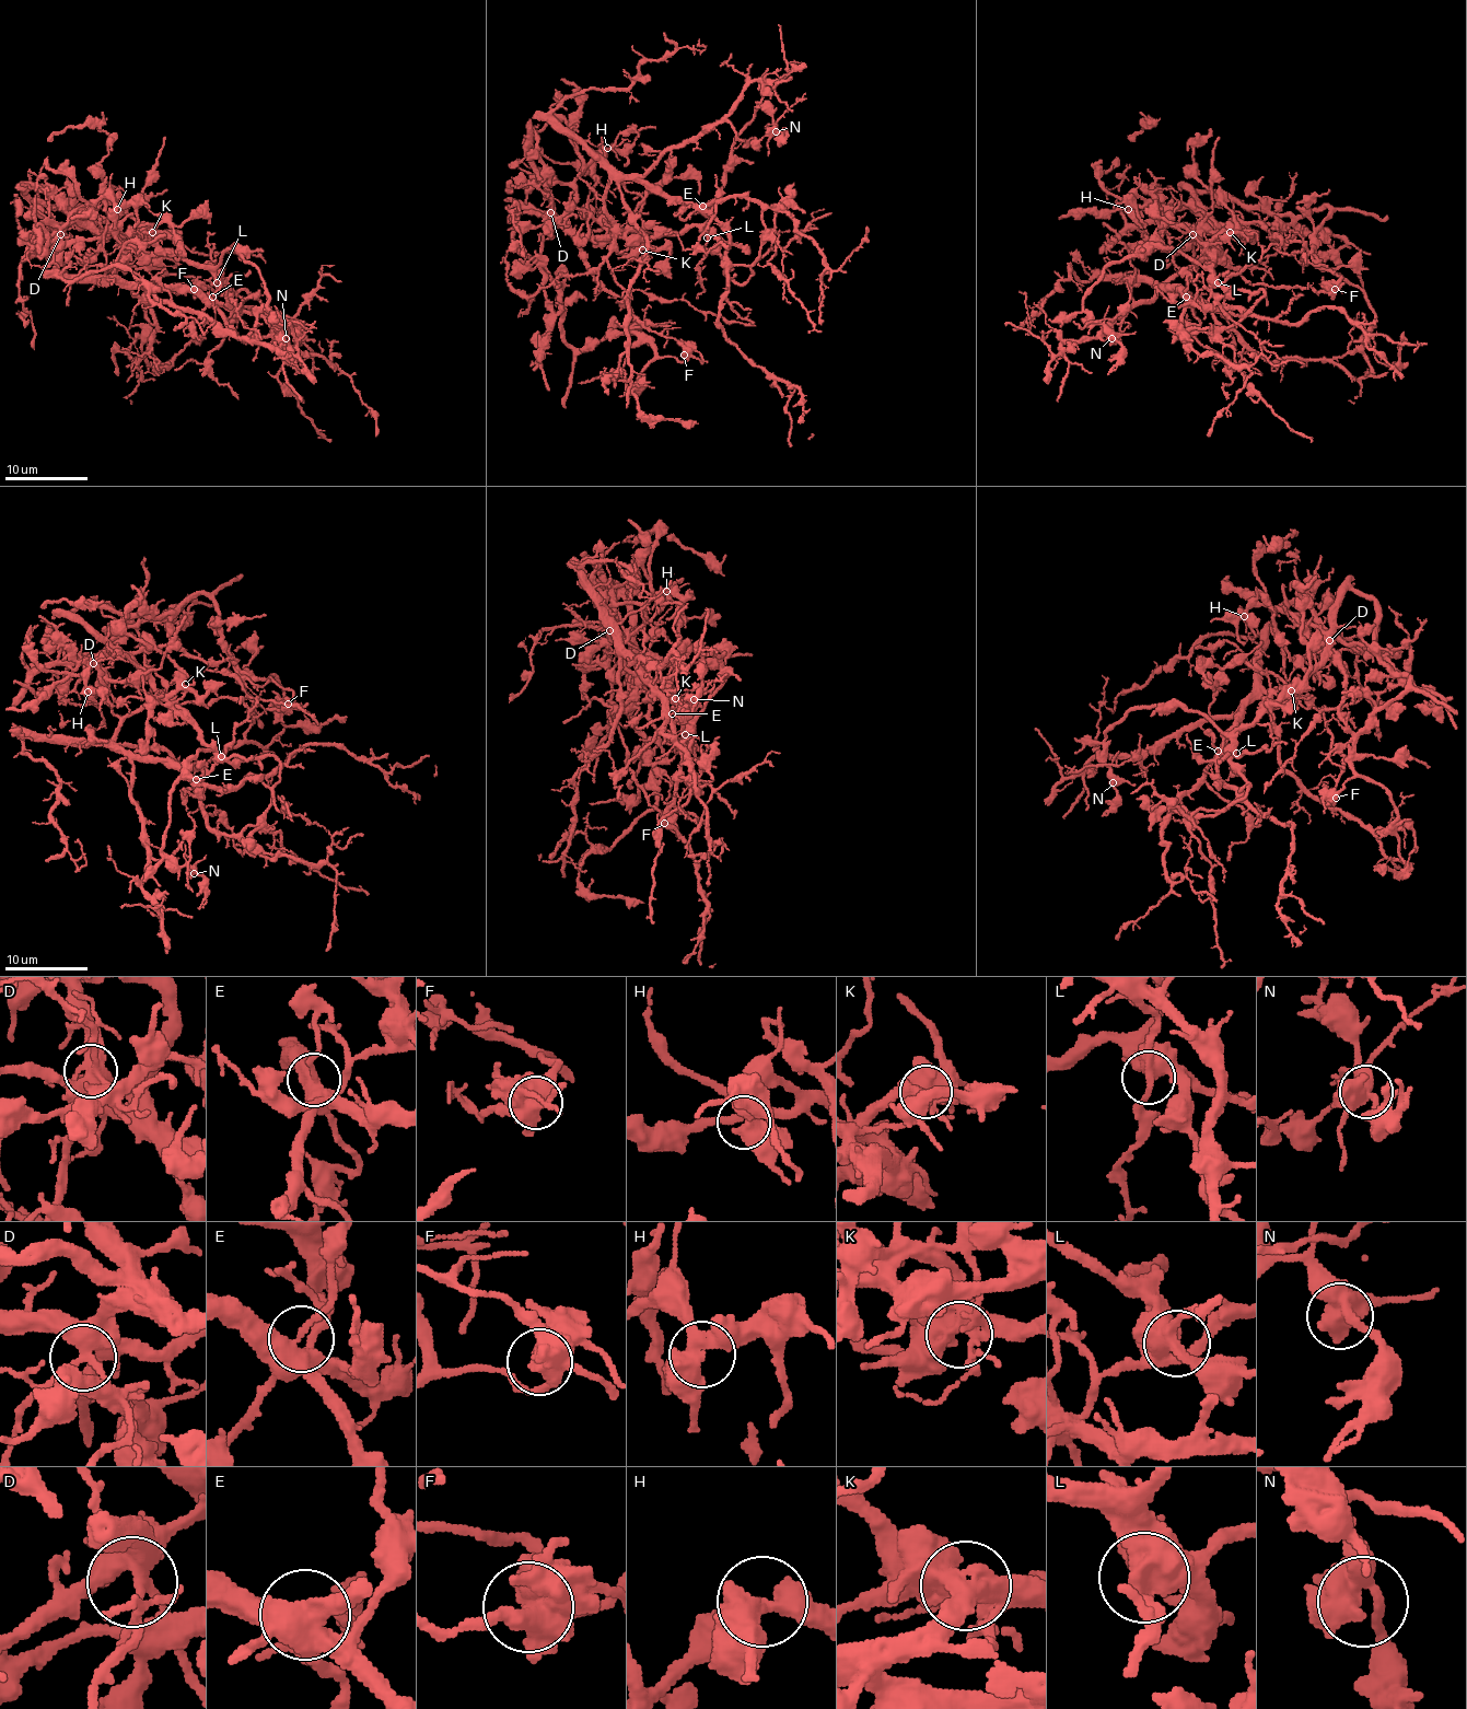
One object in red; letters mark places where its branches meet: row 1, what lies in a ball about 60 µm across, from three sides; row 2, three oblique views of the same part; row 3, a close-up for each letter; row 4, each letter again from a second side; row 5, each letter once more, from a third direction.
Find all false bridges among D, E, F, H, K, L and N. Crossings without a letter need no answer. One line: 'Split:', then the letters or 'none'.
Split: none

